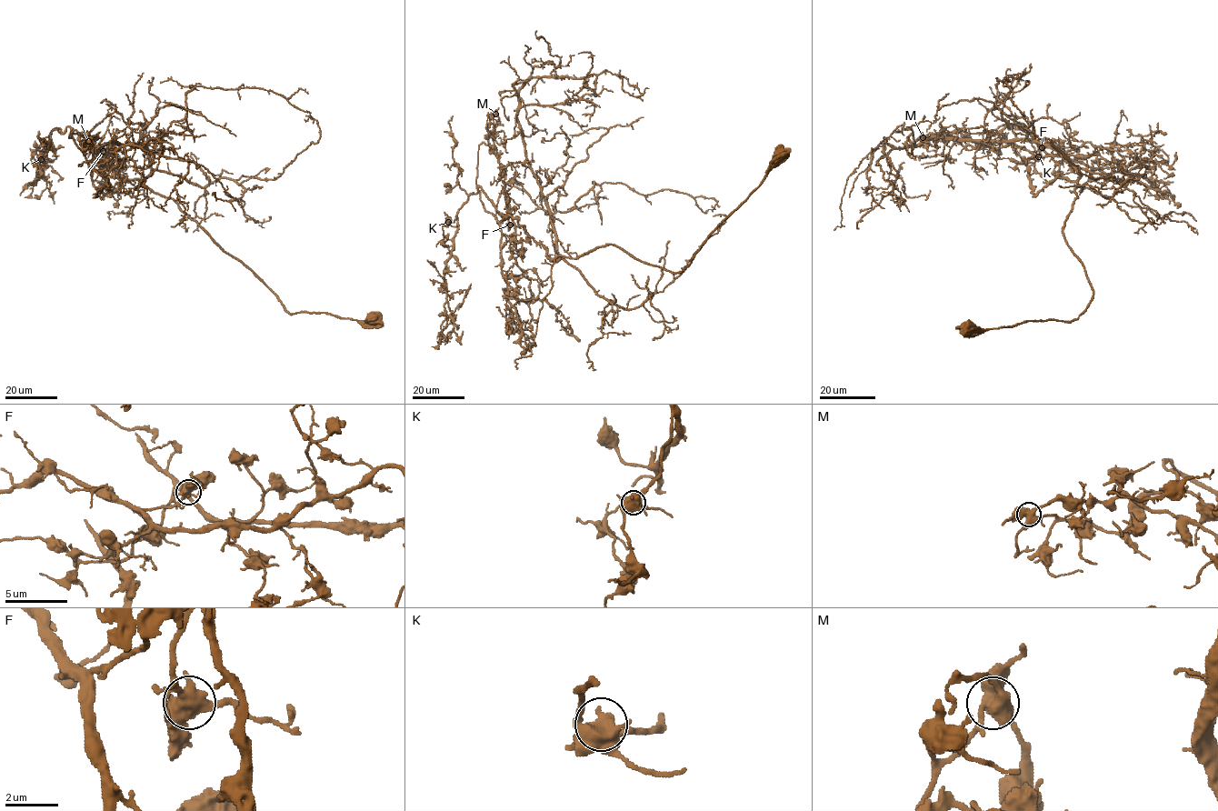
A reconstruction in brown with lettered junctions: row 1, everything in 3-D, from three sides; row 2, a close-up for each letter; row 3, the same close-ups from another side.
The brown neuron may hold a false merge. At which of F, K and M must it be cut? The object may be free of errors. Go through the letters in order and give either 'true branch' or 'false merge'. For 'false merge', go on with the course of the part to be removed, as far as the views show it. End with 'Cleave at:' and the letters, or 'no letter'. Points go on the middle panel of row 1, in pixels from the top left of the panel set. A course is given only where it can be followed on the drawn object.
F: true branch
K: true branch
M: false merge; foreign part runs (495, 114), (494, 151), (515, 225), (512, 255), (534, 303), (544, 299), (572, 334), (549, 306)
Cleave at: M

